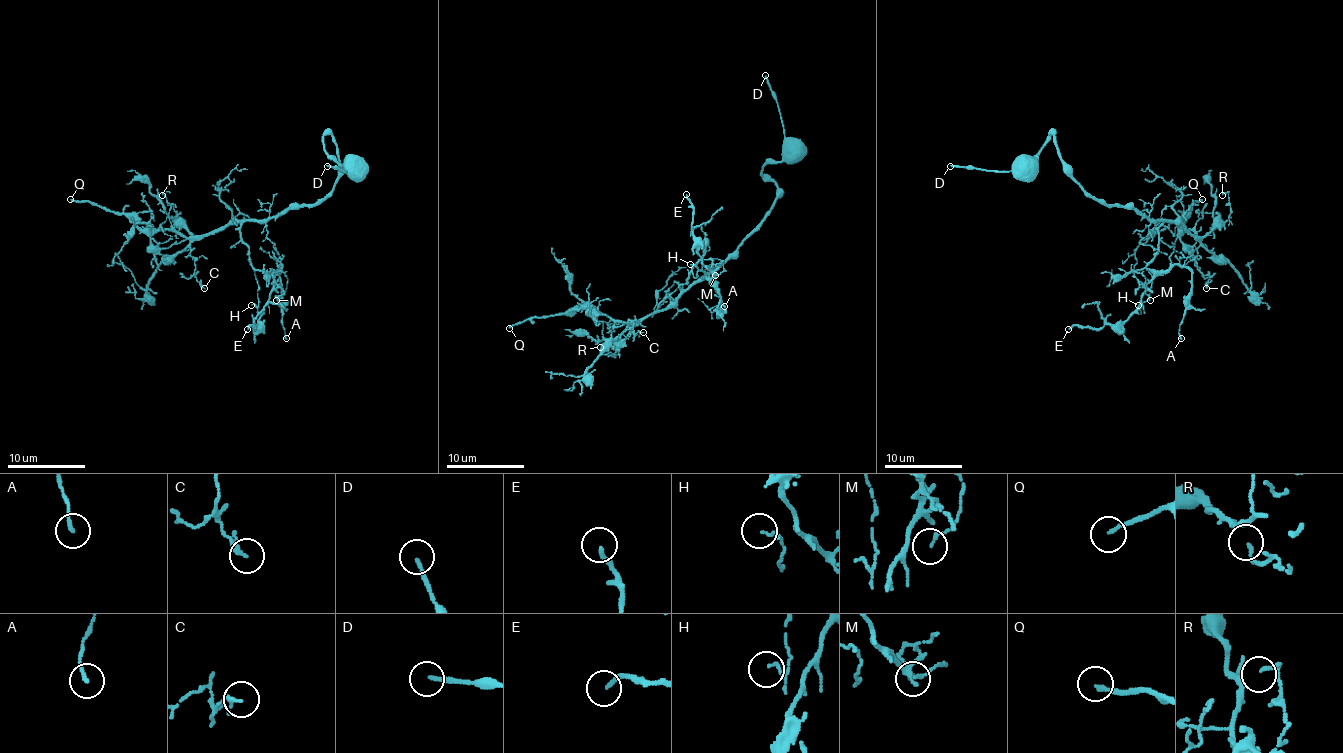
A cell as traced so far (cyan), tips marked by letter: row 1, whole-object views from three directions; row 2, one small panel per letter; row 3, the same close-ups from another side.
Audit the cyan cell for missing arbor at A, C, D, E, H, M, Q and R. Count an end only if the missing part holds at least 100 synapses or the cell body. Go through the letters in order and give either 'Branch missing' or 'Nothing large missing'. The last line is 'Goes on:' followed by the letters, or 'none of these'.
A: Nothing large missing
C: Nothing large missing
D: Branch missing
E: Nothing large missing
H: Nothing large missing
M: Nothing large missing
Q: Nothing large missing
R: Nothing large missing
Goes on: D

